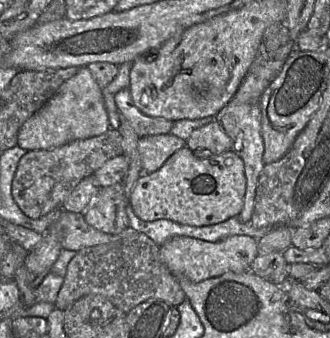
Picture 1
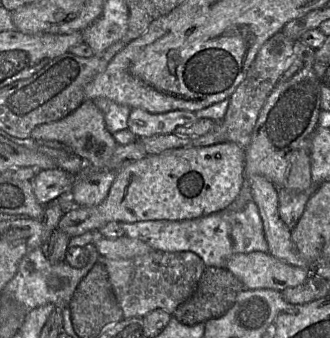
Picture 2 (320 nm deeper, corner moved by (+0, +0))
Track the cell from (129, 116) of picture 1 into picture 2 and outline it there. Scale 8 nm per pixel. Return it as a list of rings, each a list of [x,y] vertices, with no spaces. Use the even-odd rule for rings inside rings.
[[[133,108],[128,117],[128,128],[137,138],[172,134],[177,127],[190,126],[199,119],[194,112],[175,110],[152,114],[141,108]]]

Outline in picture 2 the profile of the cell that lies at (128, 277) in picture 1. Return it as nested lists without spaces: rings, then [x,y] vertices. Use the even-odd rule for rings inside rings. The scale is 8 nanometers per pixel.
[[[152,250],[143,256],[114,260],[100,258],[110,285],[119,303],[123,318],[144,317],[155,309],[173,314],[195,292],[206,269],[203,260],[193,252],[165,252]]]

